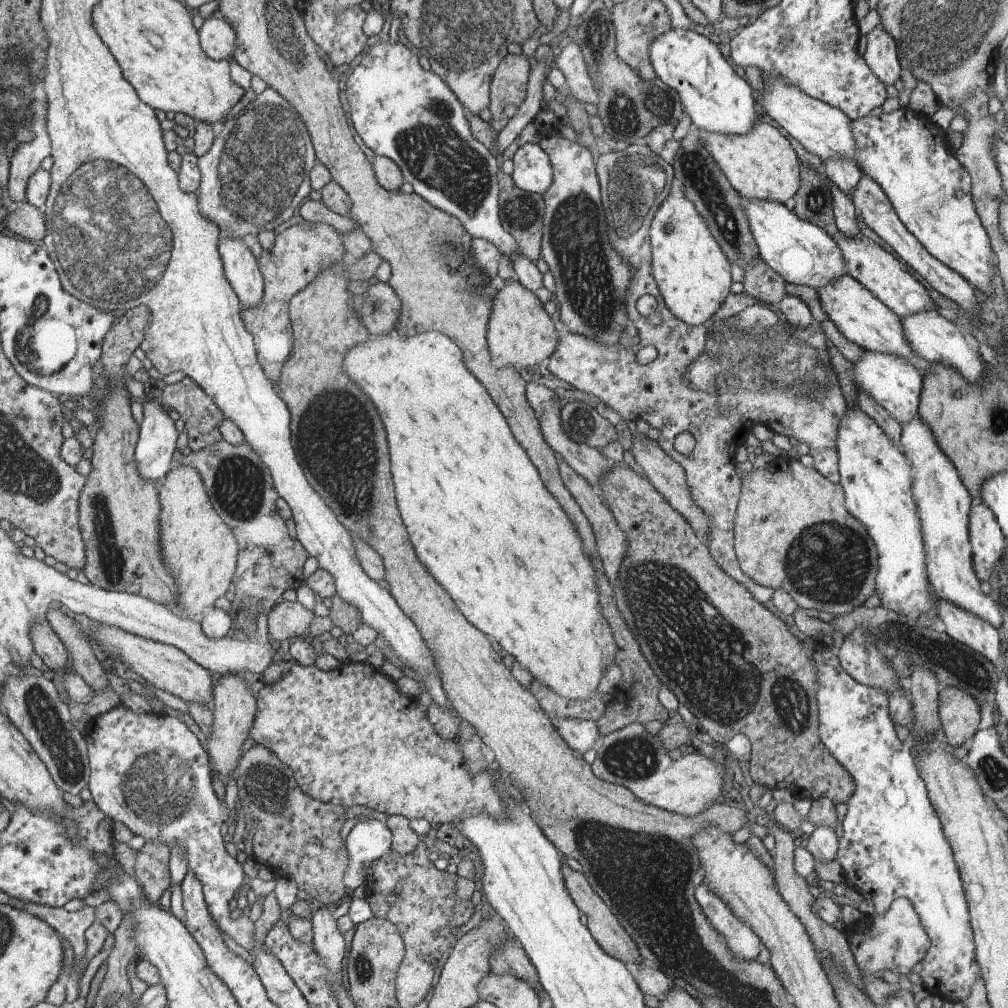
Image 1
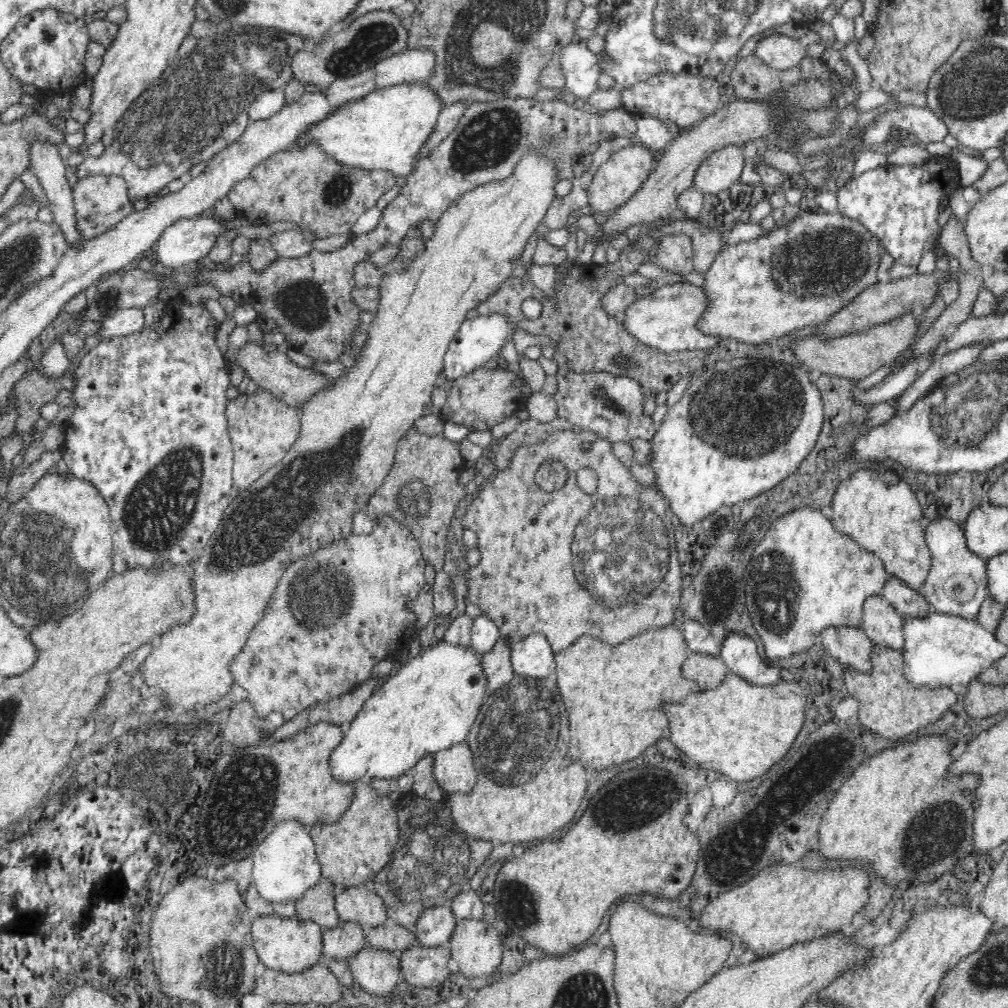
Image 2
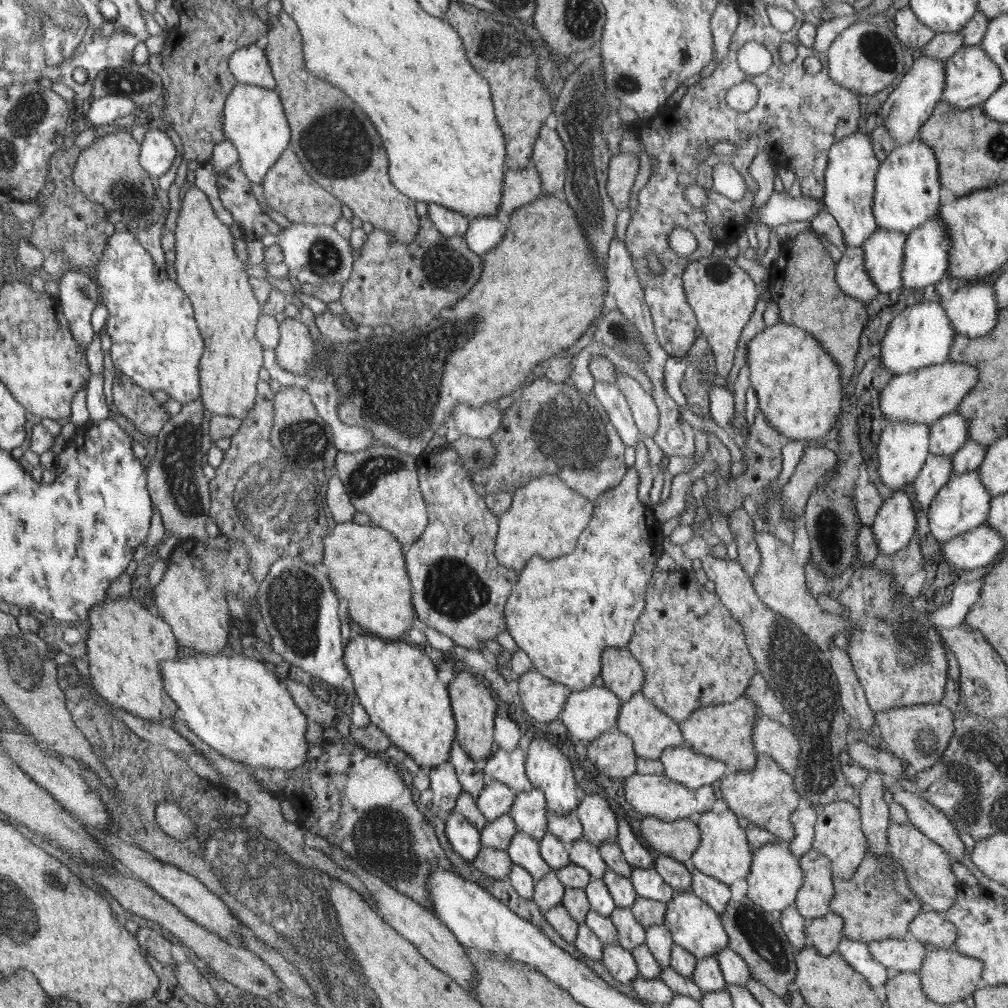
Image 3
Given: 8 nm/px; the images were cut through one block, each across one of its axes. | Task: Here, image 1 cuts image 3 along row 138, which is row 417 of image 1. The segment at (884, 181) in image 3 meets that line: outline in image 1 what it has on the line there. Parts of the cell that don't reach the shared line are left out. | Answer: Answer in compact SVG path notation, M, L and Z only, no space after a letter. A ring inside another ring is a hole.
M919 416L912 418L906 424L901 424L901 428L900 444L904 448L904 456L913 465L912 496L918 506L930 584L940 599L948 600L958 608L964 608L966 612L980 616L982 620L986 620L988 624L998 629L1004 624L1002 606L998 600L982 592L981 582L978 580L972 561L968 526L971 503L974 499L962 484L950 458L938 448L932 430Z

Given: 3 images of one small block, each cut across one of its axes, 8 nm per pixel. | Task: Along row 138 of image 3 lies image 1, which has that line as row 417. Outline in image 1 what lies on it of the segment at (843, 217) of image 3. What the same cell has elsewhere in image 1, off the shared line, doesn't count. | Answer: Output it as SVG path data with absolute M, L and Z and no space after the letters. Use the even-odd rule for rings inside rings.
M848 409L838 426L837 452L846 510L866 528L876 546L878 573L874 590L880 598L880 607L937 620L940 598L928 577L924 536L912 496L913 465L904 456L904 448L892 442L861 409Z

